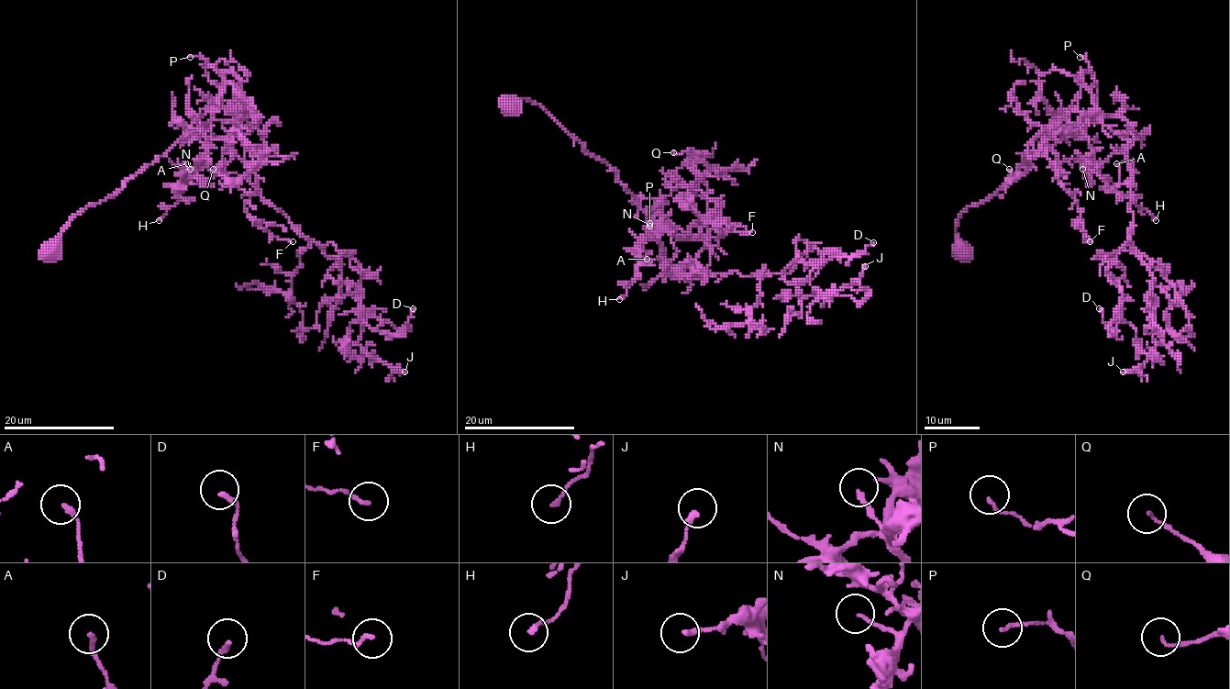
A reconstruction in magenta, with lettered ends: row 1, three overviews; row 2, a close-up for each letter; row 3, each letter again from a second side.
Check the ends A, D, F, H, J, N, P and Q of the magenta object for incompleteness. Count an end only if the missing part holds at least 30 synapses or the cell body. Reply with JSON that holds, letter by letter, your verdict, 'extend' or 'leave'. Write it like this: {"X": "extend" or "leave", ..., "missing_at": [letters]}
{"A": "leave", "D": "leave", "F": "leave", "H": "leave", "J": "leave", "N": "leave", "P": "leave", "Q": "leave", "missing_at": []}

